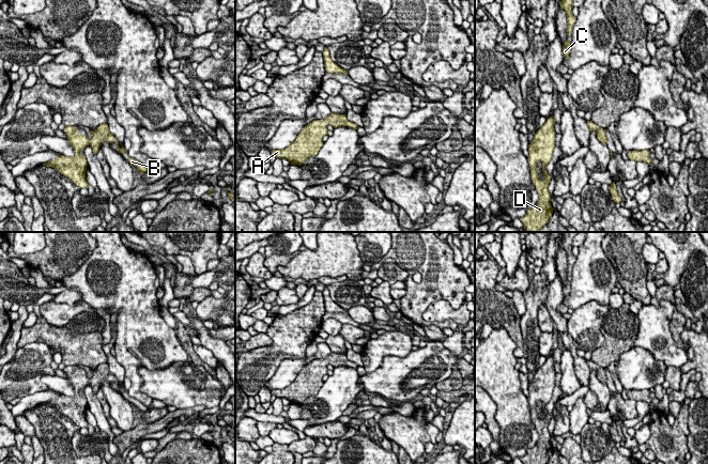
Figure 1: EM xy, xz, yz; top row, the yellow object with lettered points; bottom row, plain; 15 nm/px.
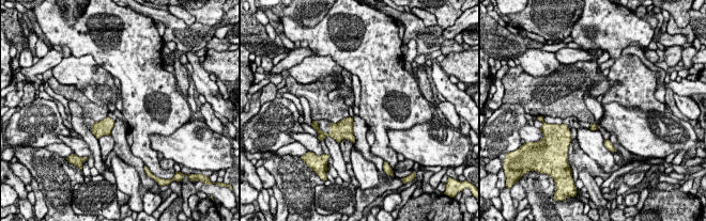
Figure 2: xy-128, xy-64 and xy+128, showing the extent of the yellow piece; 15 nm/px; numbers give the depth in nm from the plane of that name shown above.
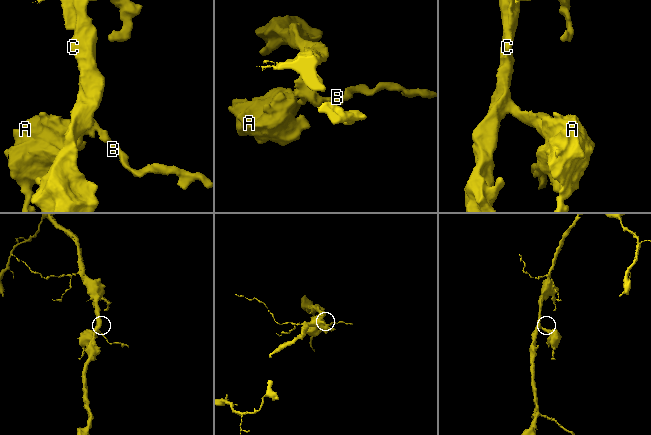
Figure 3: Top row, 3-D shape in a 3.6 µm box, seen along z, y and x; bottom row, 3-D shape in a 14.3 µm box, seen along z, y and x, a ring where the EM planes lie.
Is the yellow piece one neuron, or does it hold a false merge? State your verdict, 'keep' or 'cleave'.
keep

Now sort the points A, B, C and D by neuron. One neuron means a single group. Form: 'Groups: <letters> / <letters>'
Groups: A B C D

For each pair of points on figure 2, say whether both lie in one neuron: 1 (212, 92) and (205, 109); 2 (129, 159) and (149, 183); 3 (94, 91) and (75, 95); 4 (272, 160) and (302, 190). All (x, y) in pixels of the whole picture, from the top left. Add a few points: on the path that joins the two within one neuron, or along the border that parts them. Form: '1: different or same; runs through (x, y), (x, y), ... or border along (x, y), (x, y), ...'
1: different; border along (206, 101), (215, 111)
2: same; runs through (136, 164), (143, 176)
3: different; border along (60, 83), (75, 85), (95, 104), (106, 105)
4: same; runs through (279, 168), (294, 183)

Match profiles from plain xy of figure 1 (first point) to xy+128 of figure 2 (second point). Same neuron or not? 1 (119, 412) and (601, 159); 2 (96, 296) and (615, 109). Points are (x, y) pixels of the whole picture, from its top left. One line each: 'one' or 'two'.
1: one
2: two

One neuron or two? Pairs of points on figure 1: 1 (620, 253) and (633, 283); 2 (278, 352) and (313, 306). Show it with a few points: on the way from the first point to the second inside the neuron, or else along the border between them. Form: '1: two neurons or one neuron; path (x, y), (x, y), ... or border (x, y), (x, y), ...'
1: one neuron; path (628, 261), (632, 276)
2: one neuron; path (289, 340), (291, 335), (308, 318)

